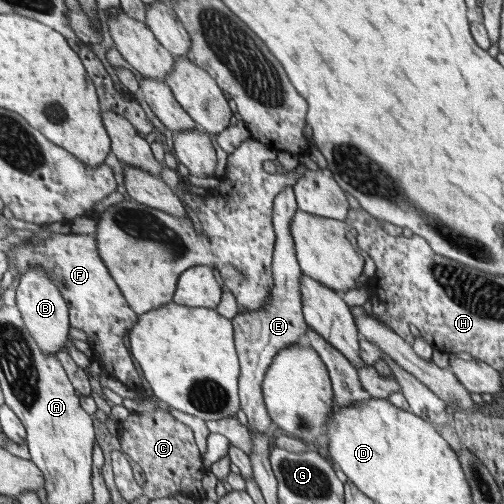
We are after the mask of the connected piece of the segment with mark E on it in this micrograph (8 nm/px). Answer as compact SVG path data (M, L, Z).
M288 186L274 200L274 227L276 228L276 250L274 252L274 280L272 294L259 311L240 311L232 318L236 329L236 348L241 362L240 400L241 408L247 416L248 425L254 432L273 436L277 430L276 422L270 417L269 409L263 398L263 381L273 360L281 350L305 341L309 326L303 310L301 268L291 225L298 211L298 200L293 186Z

